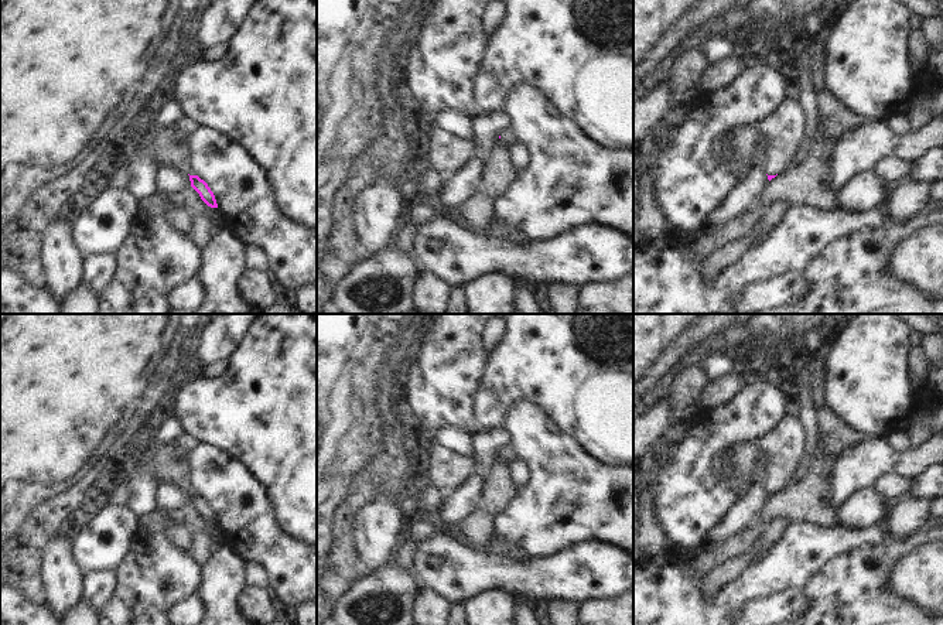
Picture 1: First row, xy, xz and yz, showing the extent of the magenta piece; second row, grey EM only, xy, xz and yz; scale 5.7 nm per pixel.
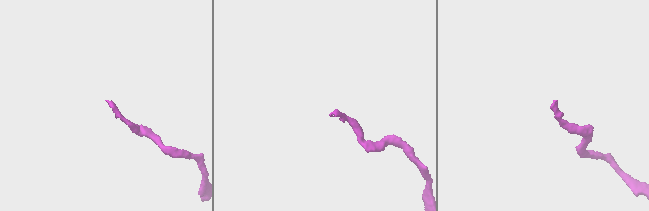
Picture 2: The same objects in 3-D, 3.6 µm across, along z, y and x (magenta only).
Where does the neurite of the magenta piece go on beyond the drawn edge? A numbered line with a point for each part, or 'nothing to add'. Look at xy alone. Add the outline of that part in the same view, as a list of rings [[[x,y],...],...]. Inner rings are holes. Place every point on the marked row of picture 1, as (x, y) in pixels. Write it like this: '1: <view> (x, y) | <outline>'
1: xy (170, 150) | [[[185,115],[177,124],[165,129],[157,137],[157,160],[185,170],[189,175],[198,175],[192,163],[191,136],[202,126],[201,122]]]

